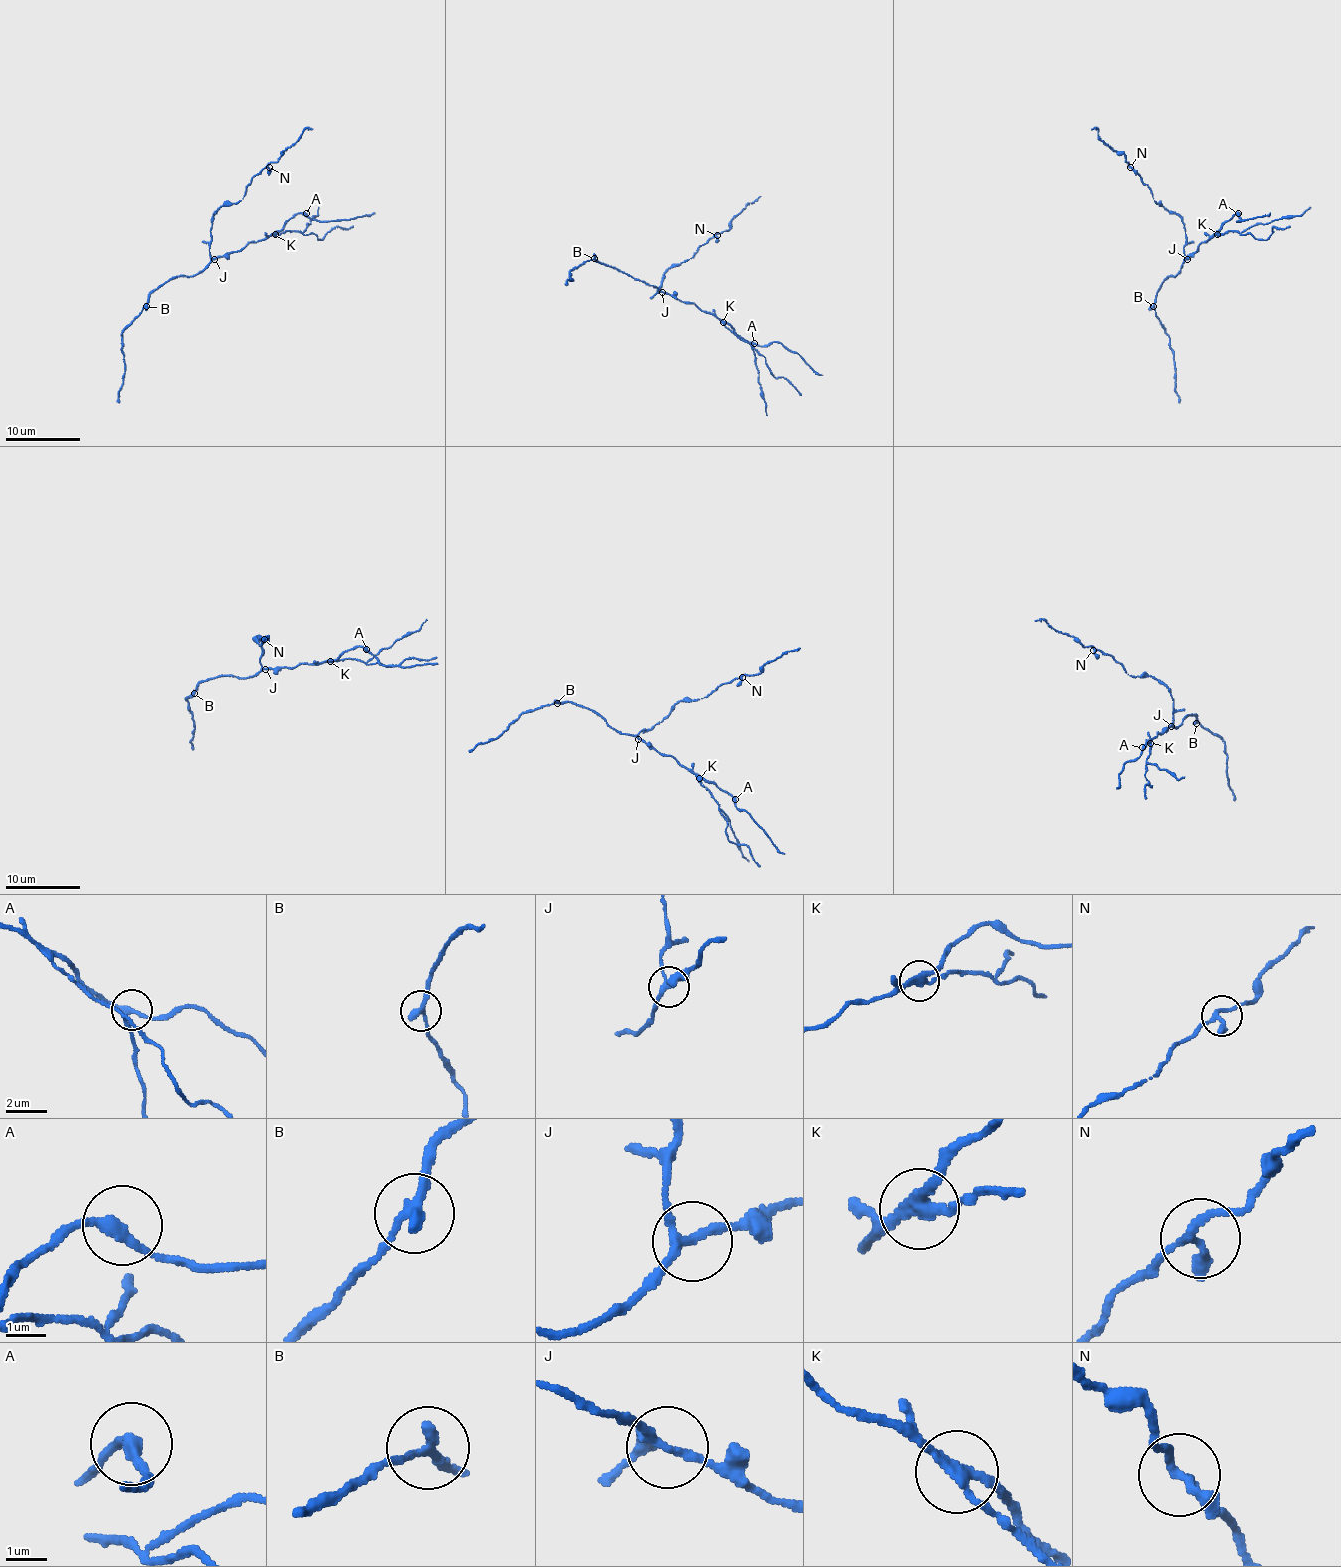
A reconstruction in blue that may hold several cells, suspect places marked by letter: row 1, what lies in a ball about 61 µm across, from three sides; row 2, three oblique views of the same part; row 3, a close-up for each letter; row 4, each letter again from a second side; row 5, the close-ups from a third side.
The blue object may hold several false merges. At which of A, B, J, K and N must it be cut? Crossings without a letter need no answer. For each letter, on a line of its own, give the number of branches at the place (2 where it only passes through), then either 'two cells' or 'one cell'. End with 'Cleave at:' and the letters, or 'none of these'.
A: 2 branches meet; one cell
B: 2 branches meet; two cells
J: 3 branches meet; one cell
K: 3 branches meet; two cells
N: 2 branches meet; one cell
Cleave at: B, K

